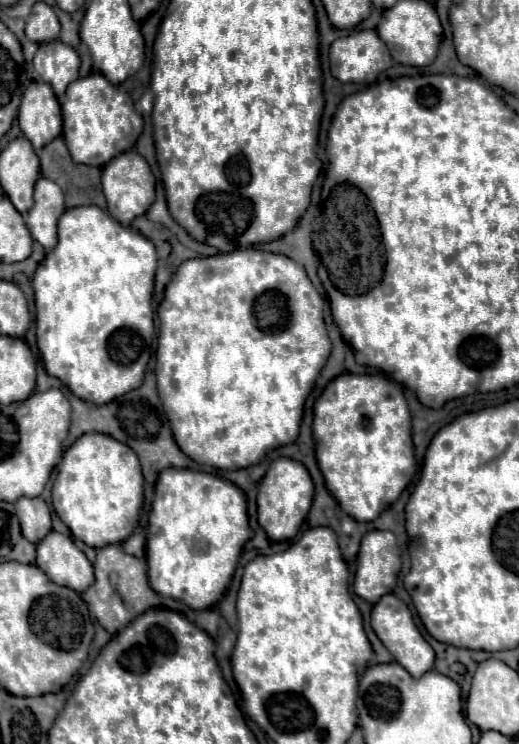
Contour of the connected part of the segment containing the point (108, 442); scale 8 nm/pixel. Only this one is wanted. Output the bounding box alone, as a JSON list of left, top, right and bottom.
[53,435,143,547]

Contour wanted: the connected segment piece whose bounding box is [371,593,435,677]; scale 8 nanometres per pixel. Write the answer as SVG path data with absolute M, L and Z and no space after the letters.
M389 593L389 595L383 595L379 599L379 603L371 611L371 627L377 633L377 637L383 641L383 645L389 649L389 653L393 655L393 659L397 663L401 663L413 677L421 677L423 673L427 673L427 671L433 669L435 651L423 639L421 631L417 629L417 625L413 621L413 615L411 615L409 607L399 597L395 597L393 593Z

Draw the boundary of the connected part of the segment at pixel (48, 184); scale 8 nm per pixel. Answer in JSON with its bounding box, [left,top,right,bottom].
[27,177,65,251]

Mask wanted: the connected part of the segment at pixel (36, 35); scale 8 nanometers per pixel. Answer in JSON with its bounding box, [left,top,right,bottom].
[25,3,61,43]

